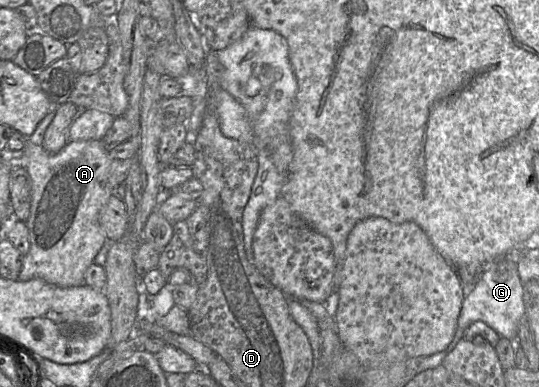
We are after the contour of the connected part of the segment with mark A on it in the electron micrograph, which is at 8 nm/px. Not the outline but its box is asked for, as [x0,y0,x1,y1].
[18,136,114,287]

